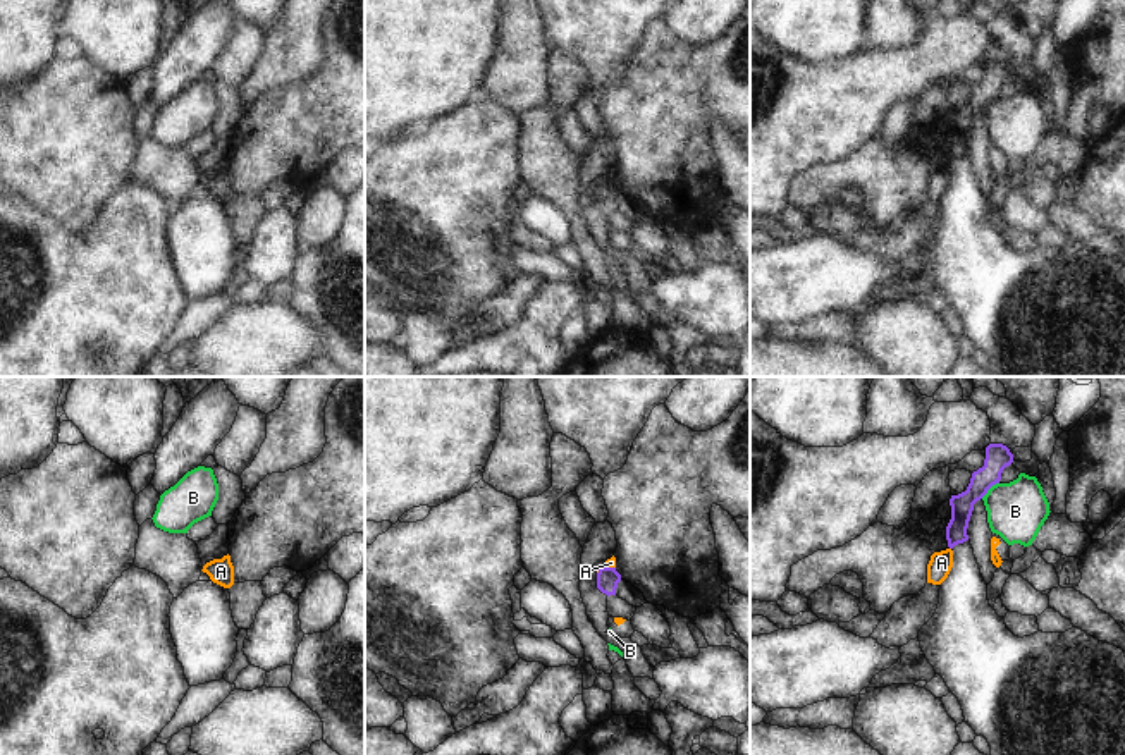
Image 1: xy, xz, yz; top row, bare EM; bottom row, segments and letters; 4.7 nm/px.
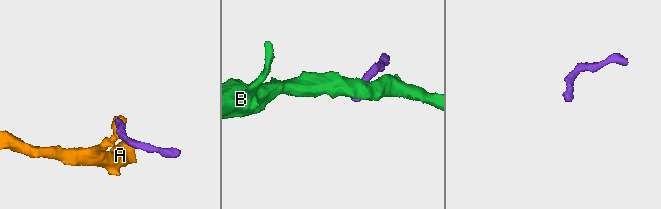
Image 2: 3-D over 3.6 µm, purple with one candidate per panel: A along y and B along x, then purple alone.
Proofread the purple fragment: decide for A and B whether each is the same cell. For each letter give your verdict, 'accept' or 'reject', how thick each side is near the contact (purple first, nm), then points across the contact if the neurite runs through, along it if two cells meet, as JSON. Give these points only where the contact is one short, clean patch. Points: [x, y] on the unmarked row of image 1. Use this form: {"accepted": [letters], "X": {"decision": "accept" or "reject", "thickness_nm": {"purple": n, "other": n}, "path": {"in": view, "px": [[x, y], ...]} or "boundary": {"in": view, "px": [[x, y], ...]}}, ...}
{"accepted": [], "A": {"decision": "reject", "thickness_nm": {"purple": 110, "other": 50}, "boundary": {"in": "xz", "px": [[614, 181], [602, 181], [597, 188]]}}, "B": {"decision": "reject", "thickness_nm": {"purple": 120, "other": 280}, "boundary": {"in": "yz", "px": [[998, 97], [981, 112]]}}}

